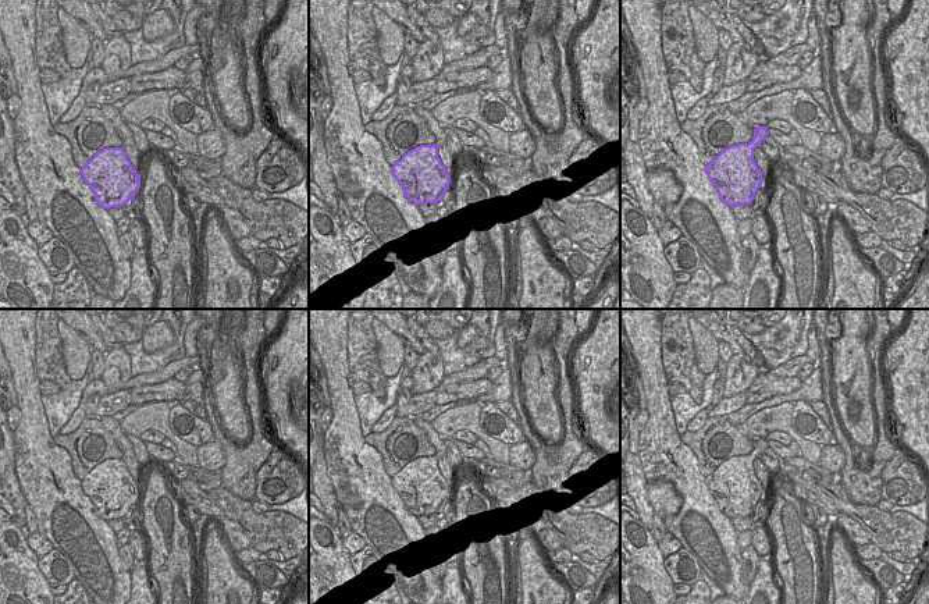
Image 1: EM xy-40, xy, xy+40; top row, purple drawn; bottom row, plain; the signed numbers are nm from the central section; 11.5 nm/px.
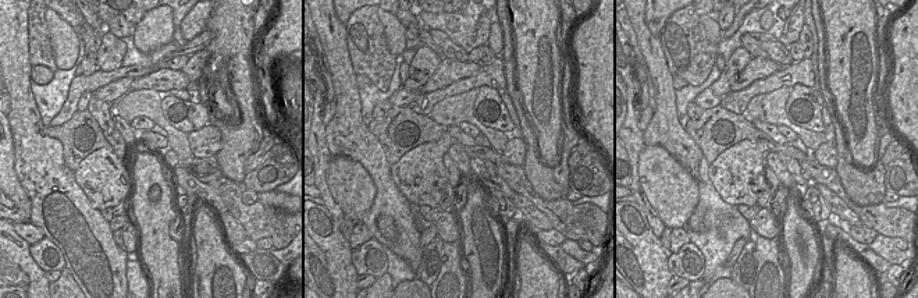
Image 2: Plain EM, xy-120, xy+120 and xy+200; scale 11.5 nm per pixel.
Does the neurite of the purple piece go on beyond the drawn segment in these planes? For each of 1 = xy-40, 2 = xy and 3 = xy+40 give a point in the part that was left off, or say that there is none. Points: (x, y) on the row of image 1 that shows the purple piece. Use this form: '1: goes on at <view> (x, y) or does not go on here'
1: does not go on here
2: does not go on here
3: does not go on here

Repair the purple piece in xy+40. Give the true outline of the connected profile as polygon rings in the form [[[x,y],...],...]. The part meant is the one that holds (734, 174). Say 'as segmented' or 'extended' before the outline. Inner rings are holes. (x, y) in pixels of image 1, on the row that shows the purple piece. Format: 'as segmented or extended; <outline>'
as segmented; [[[755,127],[748,143],[737,143],[722,150],[705,166],[709,181],[727,206],[751,205],[762,184],[762,171],[754,160],[754,149],[769,135],[766,127]]]

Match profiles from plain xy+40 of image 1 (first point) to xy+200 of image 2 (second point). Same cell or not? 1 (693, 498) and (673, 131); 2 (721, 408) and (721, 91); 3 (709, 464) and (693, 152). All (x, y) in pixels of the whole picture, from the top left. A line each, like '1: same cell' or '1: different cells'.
1: same cell
2: different cells
3: different cells

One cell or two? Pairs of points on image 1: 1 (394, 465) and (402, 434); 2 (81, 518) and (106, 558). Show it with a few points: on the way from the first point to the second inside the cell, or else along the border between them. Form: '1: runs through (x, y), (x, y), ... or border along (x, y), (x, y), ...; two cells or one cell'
1: runs through (394, 458), (402, 441); one cell
2: runs through (81, 528), (81, 533), (96, 549); one cell

